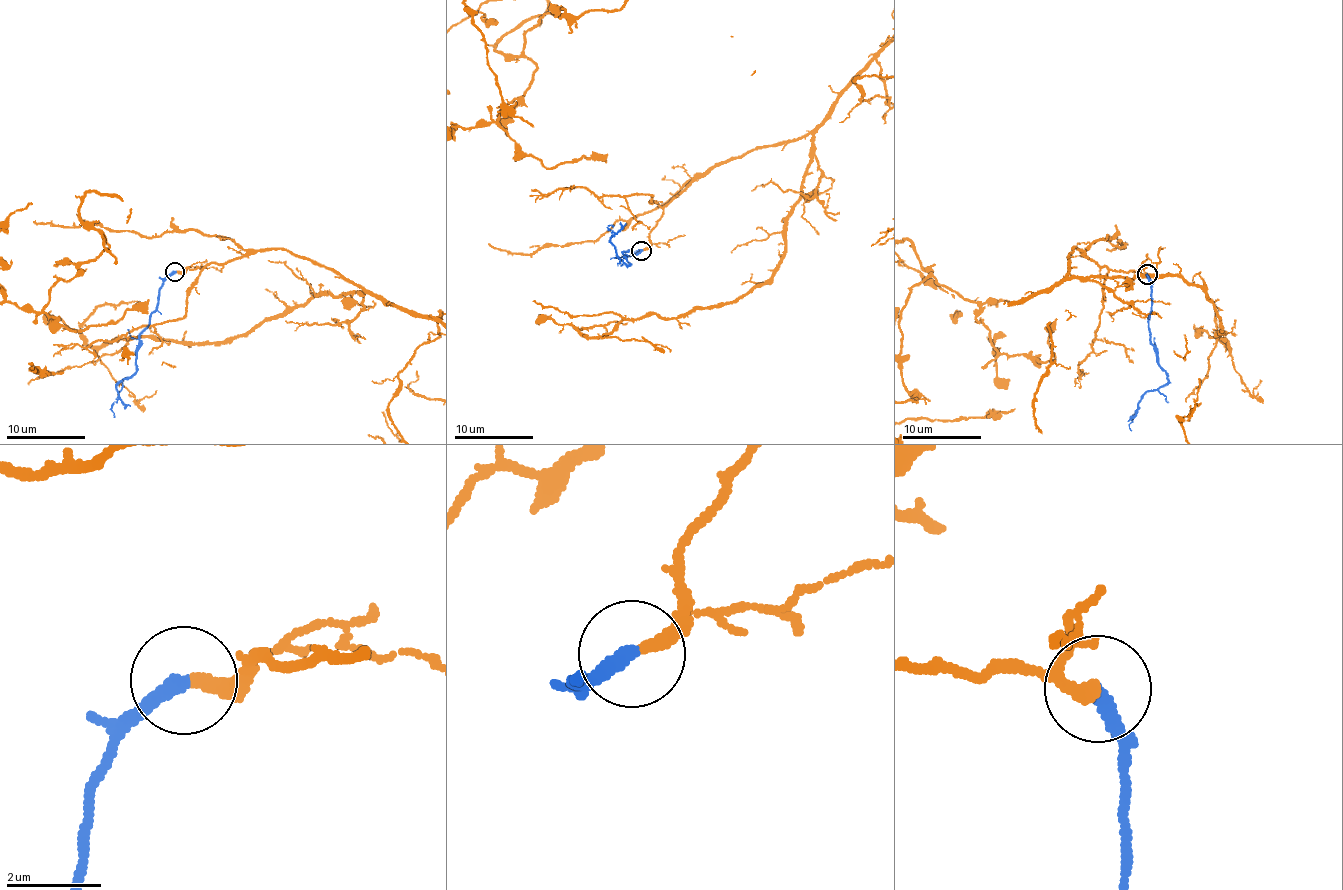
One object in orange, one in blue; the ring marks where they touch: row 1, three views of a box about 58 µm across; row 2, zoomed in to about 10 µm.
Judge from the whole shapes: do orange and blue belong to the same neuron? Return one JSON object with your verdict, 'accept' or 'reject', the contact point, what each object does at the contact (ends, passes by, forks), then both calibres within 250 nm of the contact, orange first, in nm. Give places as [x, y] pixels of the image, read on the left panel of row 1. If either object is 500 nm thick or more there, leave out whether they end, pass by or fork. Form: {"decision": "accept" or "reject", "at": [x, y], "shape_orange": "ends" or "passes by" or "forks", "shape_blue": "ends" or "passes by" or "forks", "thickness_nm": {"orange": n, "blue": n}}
{"decision": "accept", "at": [175, 272], "shape_orange": "ends", "shape_blue": "ends", "thickness_nm": {"orange": 320, "blue": 320}}

